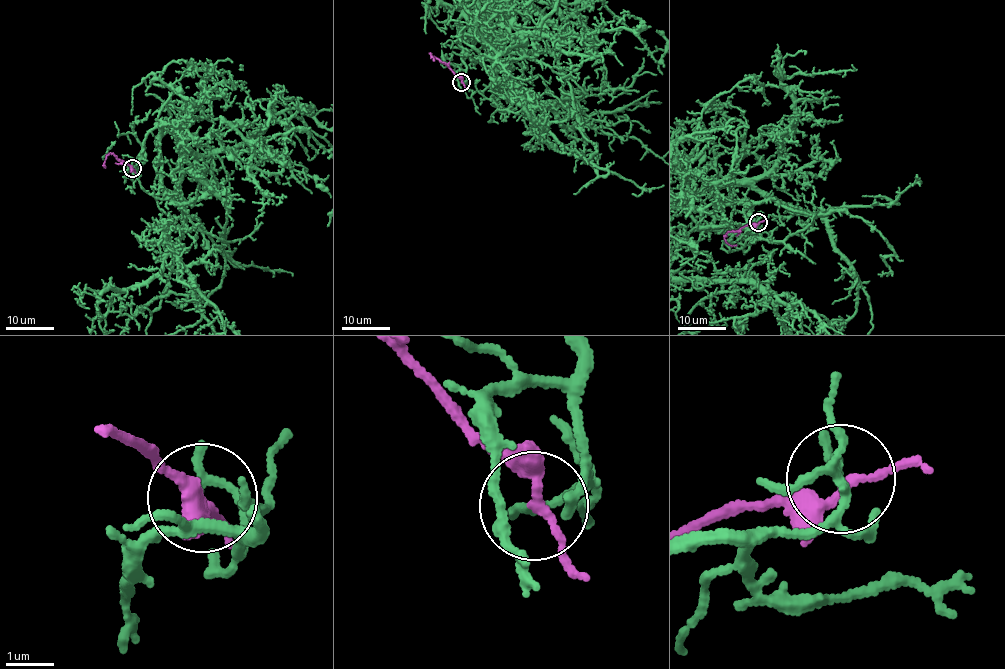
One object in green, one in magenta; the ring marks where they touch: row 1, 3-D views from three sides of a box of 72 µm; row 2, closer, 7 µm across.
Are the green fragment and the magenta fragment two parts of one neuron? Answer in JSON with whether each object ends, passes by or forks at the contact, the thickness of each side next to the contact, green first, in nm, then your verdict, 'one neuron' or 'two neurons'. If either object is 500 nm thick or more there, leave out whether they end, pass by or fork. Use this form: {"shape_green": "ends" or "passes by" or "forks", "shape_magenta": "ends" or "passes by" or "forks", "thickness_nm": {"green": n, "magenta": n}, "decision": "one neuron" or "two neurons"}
{"shape_green": "ends", "shape_magenta": "passes by", "thickness_nm": {"green": 190, "magenta": 180}, "decision": "two neurons"}

